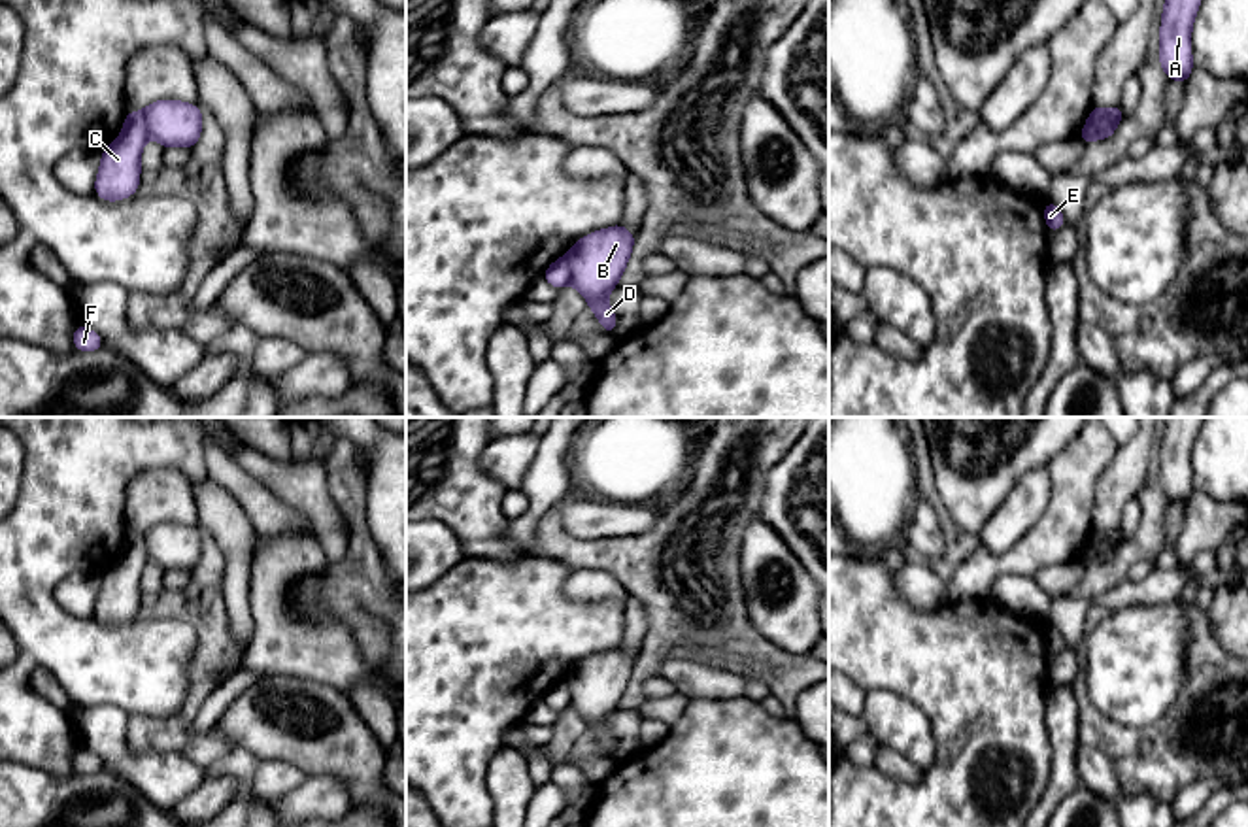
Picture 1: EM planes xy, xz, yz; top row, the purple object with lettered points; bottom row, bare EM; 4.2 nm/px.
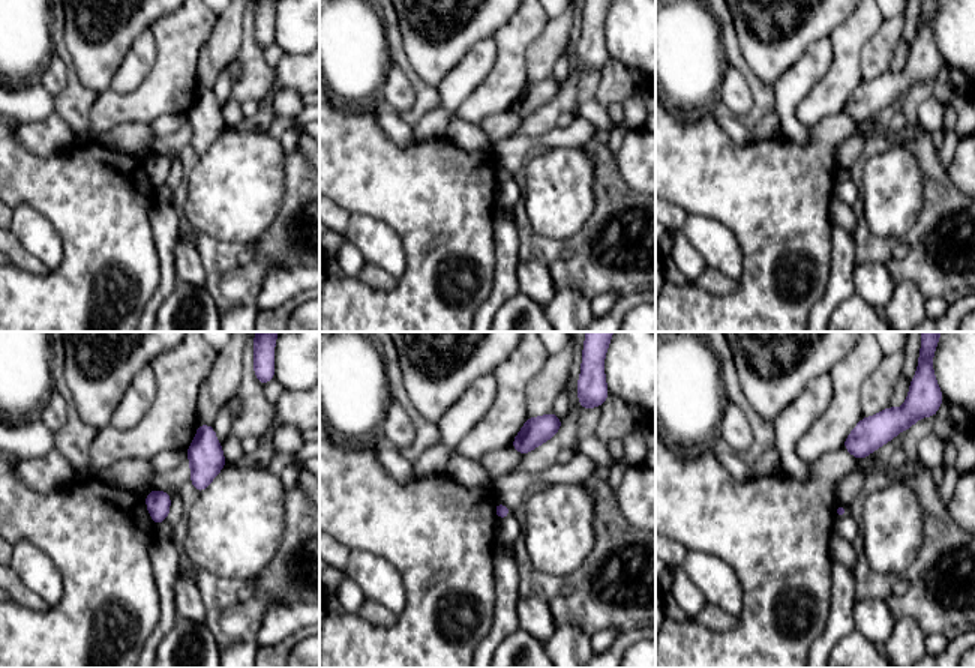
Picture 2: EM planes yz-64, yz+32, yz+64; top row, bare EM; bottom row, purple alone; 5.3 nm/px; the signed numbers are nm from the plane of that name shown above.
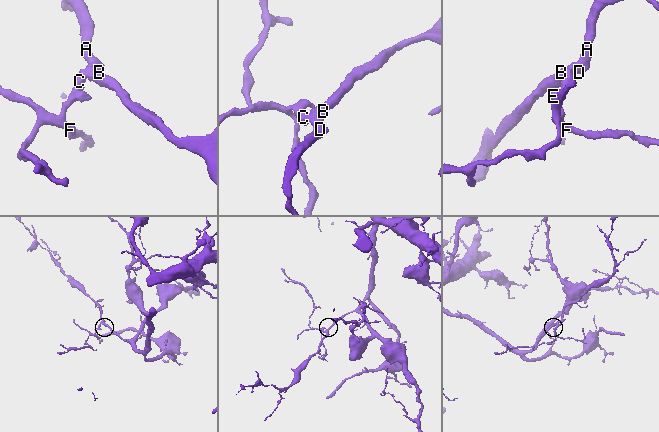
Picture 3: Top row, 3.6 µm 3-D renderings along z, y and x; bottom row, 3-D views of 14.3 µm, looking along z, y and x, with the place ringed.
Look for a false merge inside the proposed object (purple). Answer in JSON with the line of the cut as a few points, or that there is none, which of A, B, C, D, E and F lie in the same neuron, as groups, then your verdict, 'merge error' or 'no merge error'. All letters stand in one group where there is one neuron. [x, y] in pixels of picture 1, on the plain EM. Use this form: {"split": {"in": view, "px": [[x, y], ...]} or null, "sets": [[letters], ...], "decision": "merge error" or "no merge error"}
{"split": {"in": "yz", "px": [[1116, 544], [1109, 544], [1094, 561]]}, "sets": [["A", "B", "D"], ["C", "E", "F"]], "decision": "merge error"}

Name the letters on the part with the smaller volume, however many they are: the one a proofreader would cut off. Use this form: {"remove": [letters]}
{"remove": ["C", "E", "F"]}

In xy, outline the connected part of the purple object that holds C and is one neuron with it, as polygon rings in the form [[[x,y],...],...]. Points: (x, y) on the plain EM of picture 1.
[[[128,534],[119,561],[102,574],[94,616],[115,625],[136,617],[140,608],[140,578],[149,555],[143,534]]]

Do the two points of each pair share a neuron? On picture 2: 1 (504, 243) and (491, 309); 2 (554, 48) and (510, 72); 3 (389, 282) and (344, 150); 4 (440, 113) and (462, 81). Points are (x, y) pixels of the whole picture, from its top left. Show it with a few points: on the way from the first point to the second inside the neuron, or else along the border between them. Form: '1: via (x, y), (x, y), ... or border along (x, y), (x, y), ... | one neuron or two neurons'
1: via (504, 260), (504, 287), (500, 293) | one neuron
2: border along (542, 32), (528, 48), (528, 80) | two neurons
3: border along (360, 279), (375, 288), (392, 288), (398, 282) | two neurons
4: border along (440, 102), (449, 113), (447, 135) | two neurons

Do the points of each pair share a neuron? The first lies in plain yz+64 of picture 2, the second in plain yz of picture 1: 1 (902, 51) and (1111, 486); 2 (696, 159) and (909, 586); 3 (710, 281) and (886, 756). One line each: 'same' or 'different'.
1: different
2: different
3: same

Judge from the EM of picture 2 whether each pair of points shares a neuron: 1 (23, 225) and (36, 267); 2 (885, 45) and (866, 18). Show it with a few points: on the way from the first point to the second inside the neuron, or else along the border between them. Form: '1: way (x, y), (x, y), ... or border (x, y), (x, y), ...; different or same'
1: border (15, 234), (48, 269); different
2: border (884, 18), (878, 32), (863, 47), (860, 65); different

